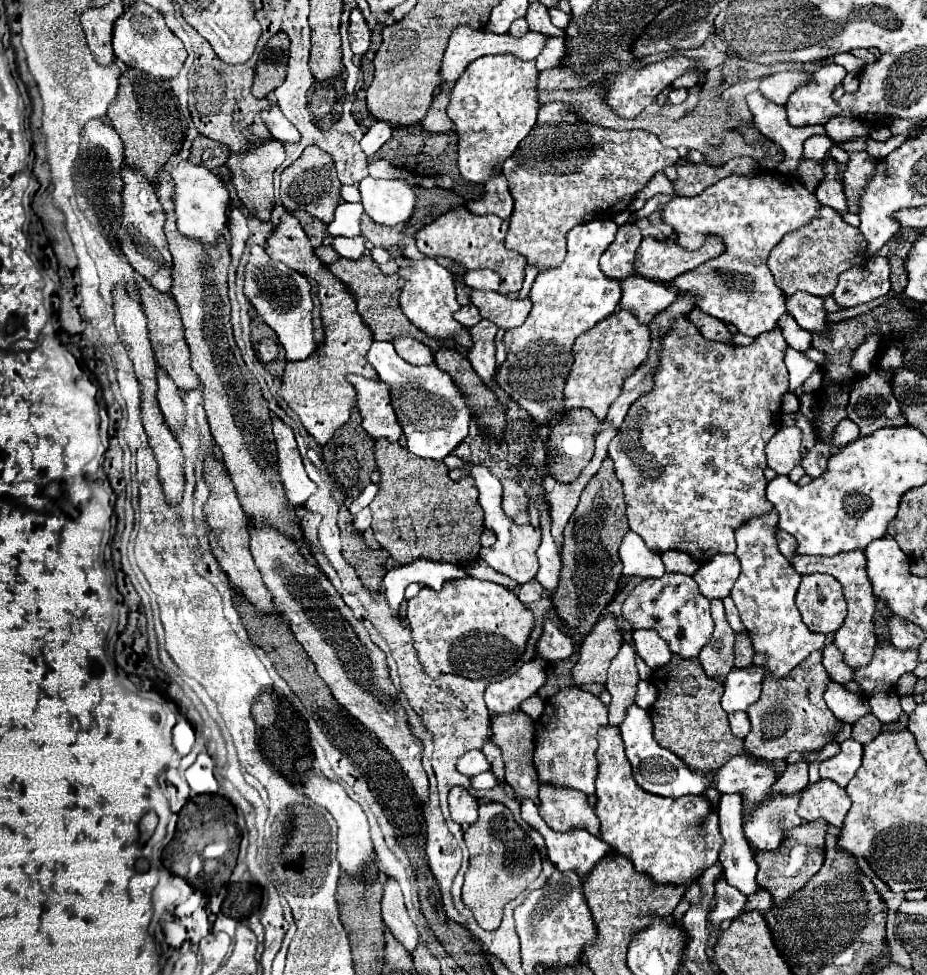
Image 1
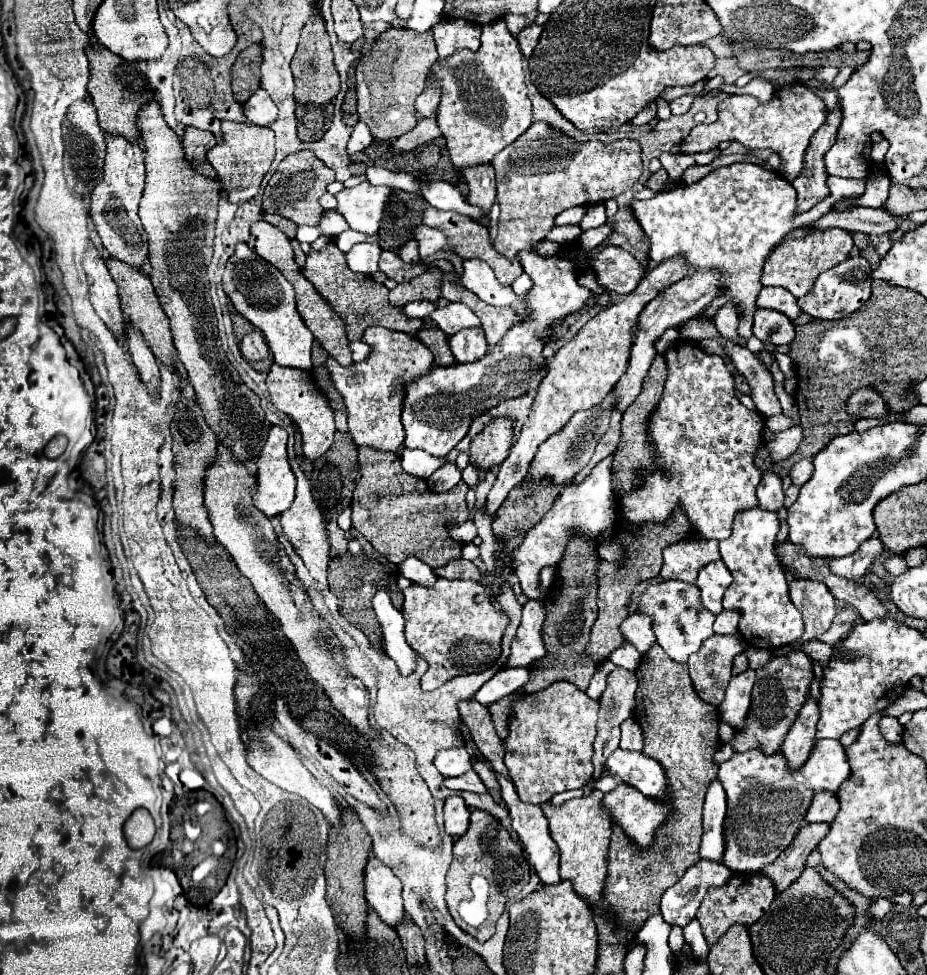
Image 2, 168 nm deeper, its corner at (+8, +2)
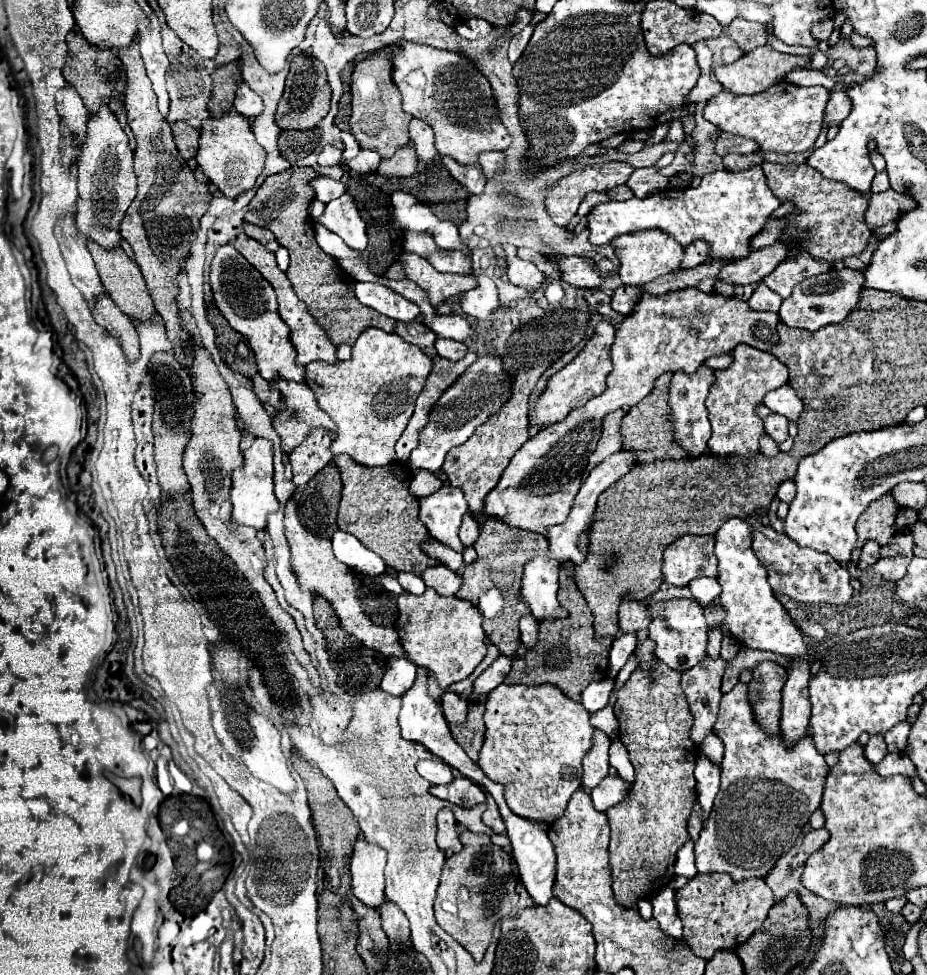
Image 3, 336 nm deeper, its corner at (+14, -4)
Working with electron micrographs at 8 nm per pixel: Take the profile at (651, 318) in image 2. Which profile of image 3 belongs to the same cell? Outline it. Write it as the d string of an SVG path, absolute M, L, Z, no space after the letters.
M774 242L772 246L754 250L748 258L728 262L720 268L716 280L728 282L732 286L742 286L742 284L758 284L766 274L774 270L776 264L780 264L792 246L788 242Z

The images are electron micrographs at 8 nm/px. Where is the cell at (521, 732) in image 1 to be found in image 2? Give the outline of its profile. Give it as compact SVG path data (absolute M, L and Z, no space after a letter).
M464 700L458 706L458 712L462 716L462 722L468 726L470 736L474 734L474 744L478 746L478 750L482 752L482 756L494 766L496 772L508 776L506 766L504 766L502 740L494 732L494 724L490 720L490 714L488 714L486 706L482 706L476 700L470 700L470 702Z

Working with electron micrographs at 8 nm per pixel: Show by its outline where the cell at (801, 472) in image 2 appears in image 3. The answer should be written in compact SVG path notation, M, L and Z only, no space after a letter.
M794 480L782 482L780 488L778 488L778 498L780 498L782 502L792 502L794 496L796 496L796 482L794 482Z

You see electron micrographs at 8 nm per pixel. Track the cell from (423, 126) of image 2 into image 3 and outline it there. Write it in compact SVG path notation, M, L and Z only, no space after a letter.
M412 144L398 148L396 154L392 158L384 158L378 166L378 174L384 176L410 176L414 174L418 168L418 156Z

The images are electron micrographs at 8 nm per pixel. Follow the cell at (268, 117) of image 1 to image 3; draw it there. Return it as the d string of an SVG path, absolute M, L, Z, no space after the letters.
M244 82L242 86L236 90L236 100L234 100L234 108L238 114L242 114L244 118L258 118L262 114L262 108L264 108L264 102L262 98L252 92Z

